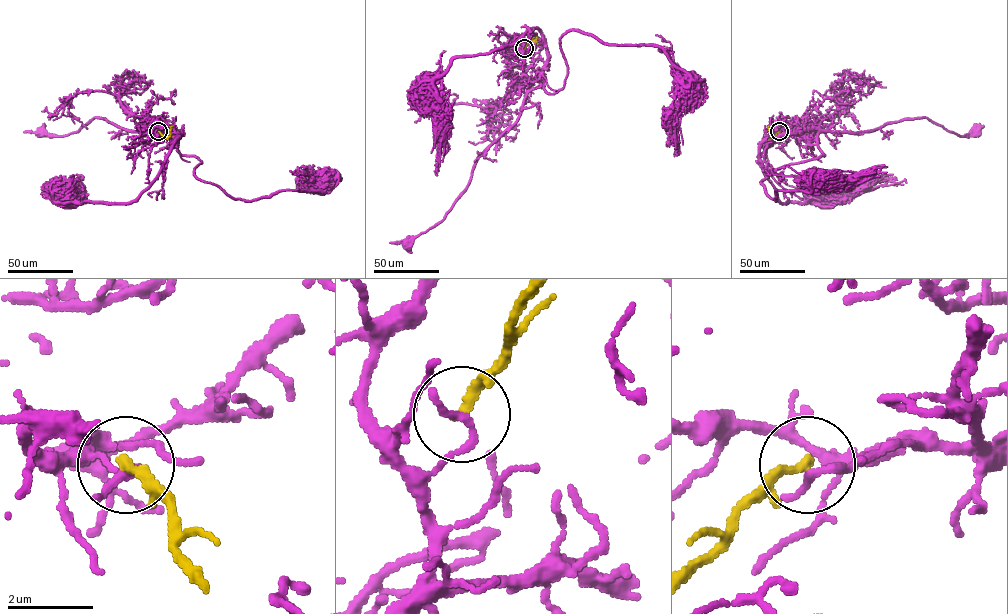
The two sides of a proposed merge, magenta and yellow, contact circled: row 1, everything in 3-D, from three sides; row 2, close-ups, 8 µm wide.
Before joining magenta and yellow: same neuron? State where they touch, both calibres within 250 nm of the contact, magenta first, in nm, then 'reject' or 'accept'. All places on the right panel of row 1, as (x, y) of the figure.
at (779, 131); 240 nm thick on the magenta side, 240 nm on the other; reject

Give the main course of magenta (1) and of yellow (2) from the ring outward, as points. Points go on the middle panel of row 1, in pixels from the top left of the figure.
1: (524, 48), (524, 71), (531, 82), (518, 119), (478, 157), (469, 184), (444, 219), (407, 244)
2: (524, 48), (538, 37)

